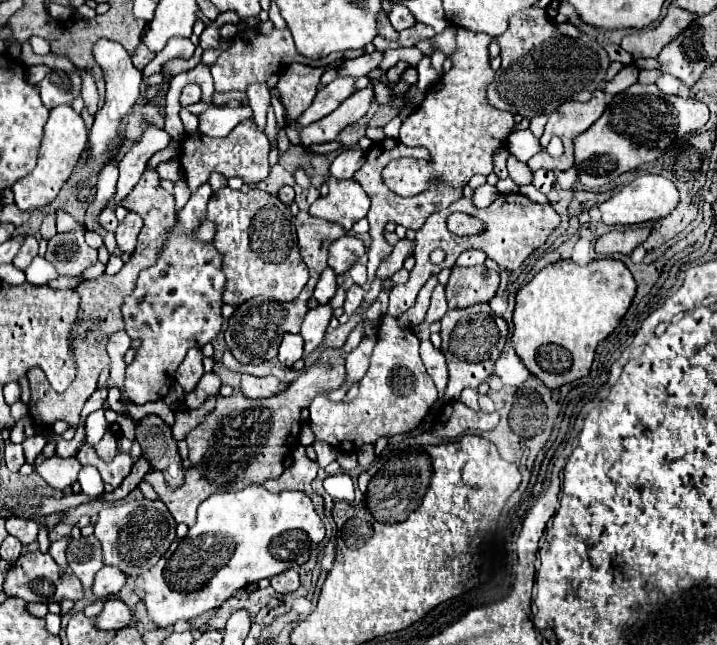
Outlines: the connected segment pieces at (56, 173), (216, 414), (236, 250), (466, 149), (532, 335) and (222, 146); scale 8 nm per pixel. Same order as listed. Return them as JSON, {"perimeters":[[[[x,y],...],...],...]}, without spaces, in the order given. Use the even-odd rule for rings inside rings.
{"perimeters":[[[[59,105],[59,107],[51,109],[49,121],[45,125],[45,135],[43,135],[43,143],[39,149],[37,165],[27,177],[19,179],[13,185],[15,205],[21,211],[29,211],[29,209],[39,209],[39,207],[45,207],[47,203],[51,203],[57,197],[63,183],[73,173],[85,147],[87,147],[87,127],[85,127],[83,117],[79,113],[75,113],[75,109],[71,105]]],[[[327,349],[319,363],[303,371],[299,379],[289,383],[289,387],[269,399],[245,399],[239,393],[229,397],[217,397],[215,409],[205,415],[203,423],[189,431],[189,461],[191,467],[185,469],[185,481],[179,487],[169,487],[159,471],[149,471],[143,479],[153,485],[159,499],[169,507],[177,523],[193,525],[199,503],[203,503],[213,493],[241,491],[251,483],[263,483],[265,479],[277,479],[285,467],[285,457],[299,445],[299,415],[303,407],[309,407],[313,395],[323,389],[337,389],[345,381],[345,353],[337,349]]],[[[223,187],[213,193],[205,219],[215,223],[213,247],[221,253],[221,267],[227,277],[223,291],[225,303],[237,307],[257,295],[273,297],[277,301],[297,299],[309,273],[297,251],[297,235],[289,205],[261,189],[249,189],[243,193]]],[[[465,29],[457,31],[457,51],[451,55],[453,69],[447,71],[433,87],[427,89],[425,101],[401,125],[399,141],[405,145],[427,147],[431,153],[431,163],[406,157],[389,162],[383,169],[385,185],[397,195],[417,195],[425,191],[432,183],[440,182],[463,188],[471,179],[471,175],[475,173],[489,175],[493,171],[493,159],[505,147],[507,137],[515,127],[515,119],[509,111],[501,111],[487,101],[487,87],[495,79],[495,73],[489,67],[489,51],[487,51],[489,43],[491,43],[491,37],[485,33],[475,33],[475,31],[465,31]]],[[[569,259],[549,263],[517,293],[513,313],[515,329],[511,337],[517,355],[521,357],[525,367],[551,389],[589,375],[595,347],[619,325],[619,319],[627,313],[635,297],[635,289],[637,283],[631,271],[625,267],[623,261],[617,259],[595,259],[587,265],[579,265]]],[[[243,121],[223,139],[213,139],[199,131],[187,133],[181,141],[181,167],[191,191],[195,191],[195,187],[205,183],[213,171],[219,171],[225,177],[237,175],[245,183],[257,183],[263,181],[269,174],[269,152],[270,145],[266,145],[266,135],[257,129],[255,123]]]]}

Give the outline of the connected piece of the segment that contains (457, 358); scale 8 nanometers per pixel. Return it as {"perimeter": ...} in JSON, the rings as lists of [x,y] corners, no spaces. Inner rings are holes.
{"perimeter":[[[479,303],[469,309],[449,309],[441,319],[441,339],[441,351],[449,367],[449,385],[443,399],[453,401],[459,399],[465,387],[475,389],[493,375],[495,361],[509,339],[509,327],[503,317],[499,319],[491,313],[489,303]]]}

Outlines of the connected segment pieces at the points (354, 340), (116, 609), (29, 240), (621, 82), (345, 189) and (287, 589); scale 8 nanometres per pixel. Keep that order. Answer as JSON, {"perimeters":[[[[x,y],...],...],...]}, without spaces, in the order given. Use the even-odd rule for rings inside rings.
{"perimeters":[[[[363,319],[363,321],[359,321],[359,325],[349,333],[349,337],[347,337],[347,341],[345,341],[345,347],[343,347],[343,351],[345,351],[345,353],[353,351],[353,349],[361,343],[363,331],[365,331],[365,319]]],[[[107,599],[103,611],[95,617],[97,629],[123,629],[133,621],[129,607],[121,599]]],[[[25,237],[25,241],[23,241],[19,253],[17,253],[15,259],[13,259],[13,265],[19,267],[21,271],[25,271],[25,269],[31,265],[33,257],[37,255],[37,249],[39,249],[37,239],[35,239],[35,237]]],[[[635,65],[625,67],[625,69],[623,69],[623,71],[619,71],[611,81],[605,81],[603,91],[611,93],[611,95],[617,95],[617,93],[627,91],[627,89],[637,81],[637,73],[639,73],[639,69],[637,69]]],[[[327,179],[329,193],[319,197],[309,213],[321,217],[325,221],[333,221],[343,225],[345,230],[352,229],[353,225],[367,215],[369,197],[363,187],[355,179]]],[[[289,569],[289,571],[283,571],[281,575],[275,575],[271,579],[271,585],[275,591],[279,593],[291,593],[291,591],[297,591],[299,589],[299,573],[295,569]]]]}

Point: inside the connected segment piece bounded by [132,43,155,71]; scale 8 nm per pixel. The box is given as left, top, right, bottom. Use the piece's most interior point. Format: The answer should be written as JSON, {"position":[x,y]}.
{"position":[141,57]}

